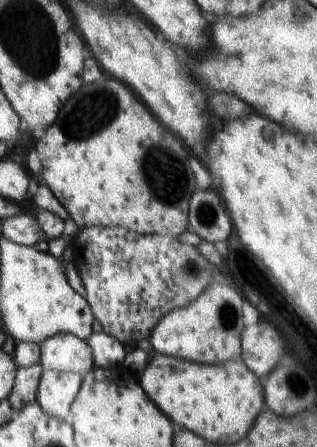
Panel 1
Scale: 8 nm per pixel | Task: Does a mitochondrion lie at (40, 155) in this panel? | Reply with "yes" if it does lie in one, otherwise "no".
no

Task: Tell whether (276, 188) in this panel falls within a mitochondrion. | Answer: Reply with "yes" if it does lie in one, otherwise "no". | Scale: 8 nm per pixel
no

